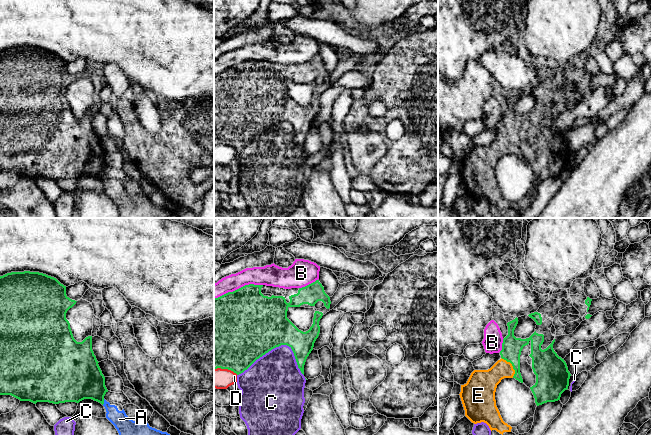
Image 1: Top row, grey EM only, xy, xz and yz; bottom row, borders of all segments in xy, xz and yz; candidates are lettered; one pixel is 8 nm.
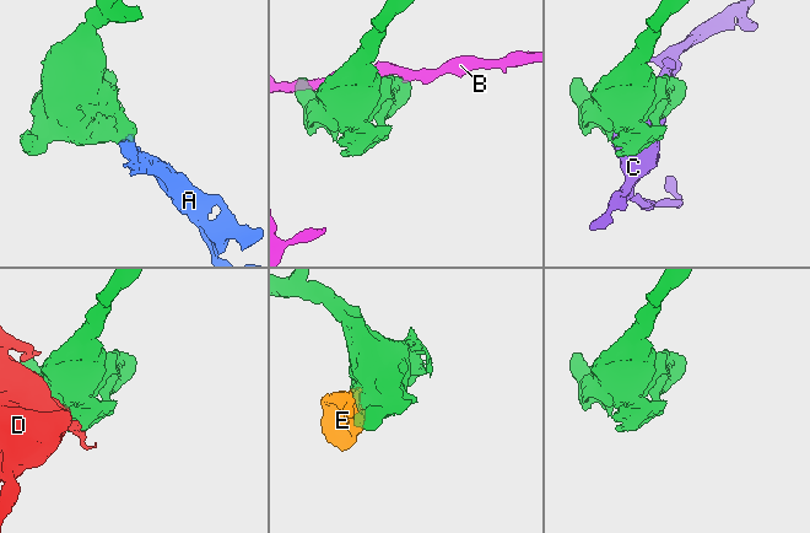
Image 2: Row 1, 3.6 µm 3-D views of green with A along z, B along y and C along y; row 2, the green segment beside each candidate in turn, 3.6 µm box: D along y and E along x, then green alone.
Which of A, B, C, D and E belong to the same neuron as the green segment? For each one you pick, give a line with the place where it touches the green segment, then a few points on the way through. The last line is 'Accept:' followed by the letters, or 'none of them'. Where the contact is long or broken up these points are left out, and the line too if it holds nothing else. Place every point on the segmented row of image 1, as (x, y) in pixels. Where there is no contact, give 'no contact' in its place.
A: meets green in xy at (103, 402)
E: meets green in yz at (512, 365)
Accept: A, E

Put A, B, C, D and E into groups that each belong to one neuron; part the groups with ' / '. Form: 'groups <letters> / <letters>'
groups A E / B / C / D

